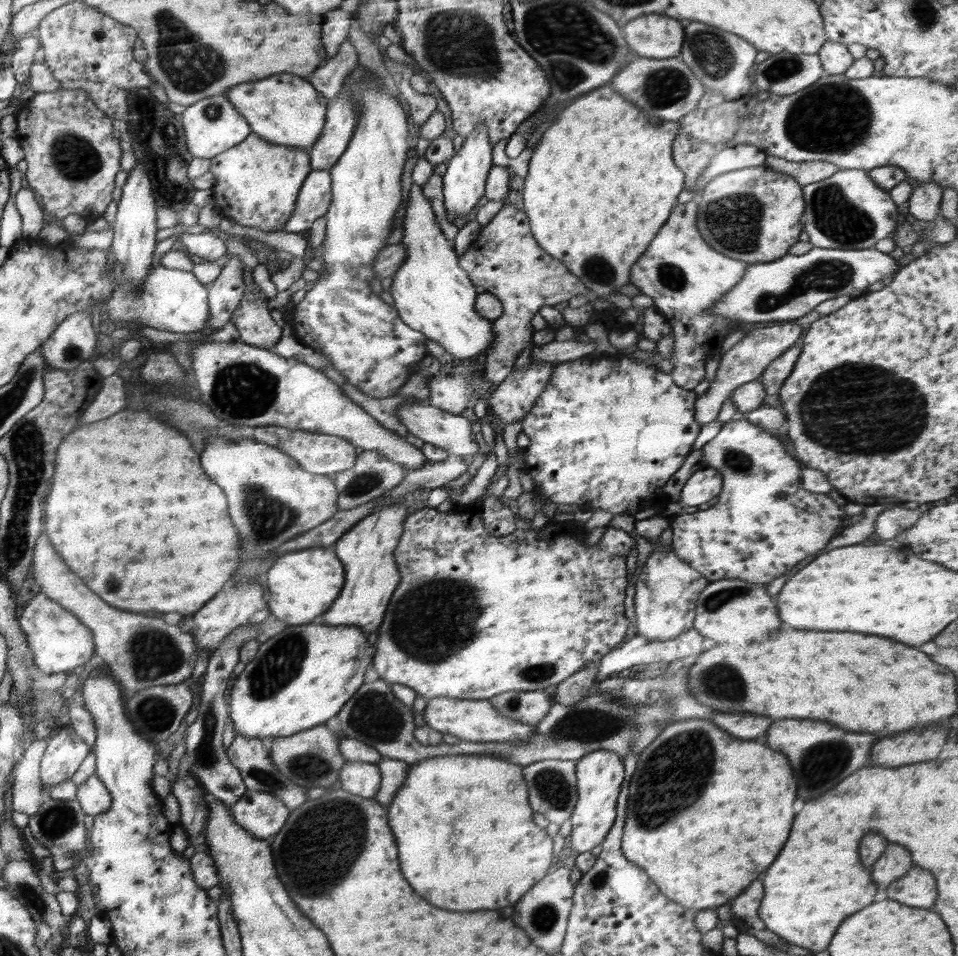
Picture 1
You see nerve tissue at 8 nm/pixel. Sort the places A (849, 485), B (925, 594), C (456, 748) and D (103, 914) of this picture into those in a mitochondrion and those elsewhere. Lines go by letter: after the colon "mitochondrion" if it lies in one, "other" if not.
A: other
B: other
C: other
D: other

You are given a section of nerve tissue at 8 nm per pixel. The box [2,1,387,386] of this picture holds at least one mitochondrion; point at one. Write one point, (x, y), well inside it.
(191, 66)

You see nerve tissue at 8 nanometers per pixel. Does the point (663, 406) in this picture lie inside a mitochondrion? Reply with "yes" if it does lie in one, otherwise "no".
no

